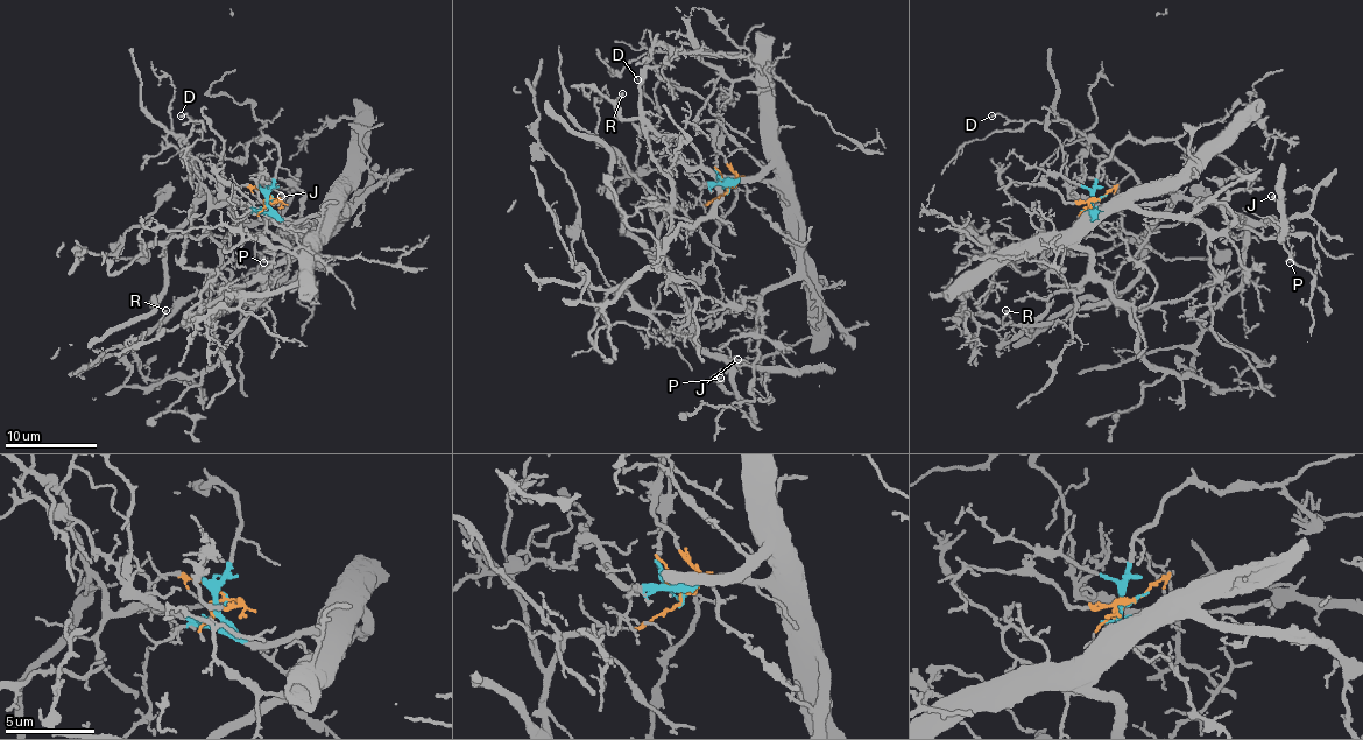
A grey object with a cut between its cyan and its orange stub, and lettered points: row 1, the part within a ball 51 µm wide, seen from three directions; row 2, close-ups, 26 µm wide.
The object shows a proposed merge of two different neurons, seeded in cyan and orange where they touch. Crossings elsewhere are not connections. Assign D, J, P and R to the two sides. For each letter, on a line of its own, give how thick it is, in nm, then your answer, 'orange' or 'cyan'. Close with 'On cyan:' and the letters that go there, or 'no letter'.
D: calibre 110 nm; orange
J: calibre 160 nm; orange
P: calibre 90 nm; orange
R: calibre 140 nm; cyan
On cyan: R

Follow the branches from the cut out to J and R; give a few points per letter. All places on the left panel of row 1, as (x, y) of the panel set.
J: (270, 197), (247, 185), (213, 204), (202, 190), (211, 199), (223, 199), (242, 222), (275, 217), (280, 197)
R: (270, 197), (268, 206), (280, 217), (317, 217), (319, 240), (223, 291), (183, 324), (157, 331), (167, 310)

